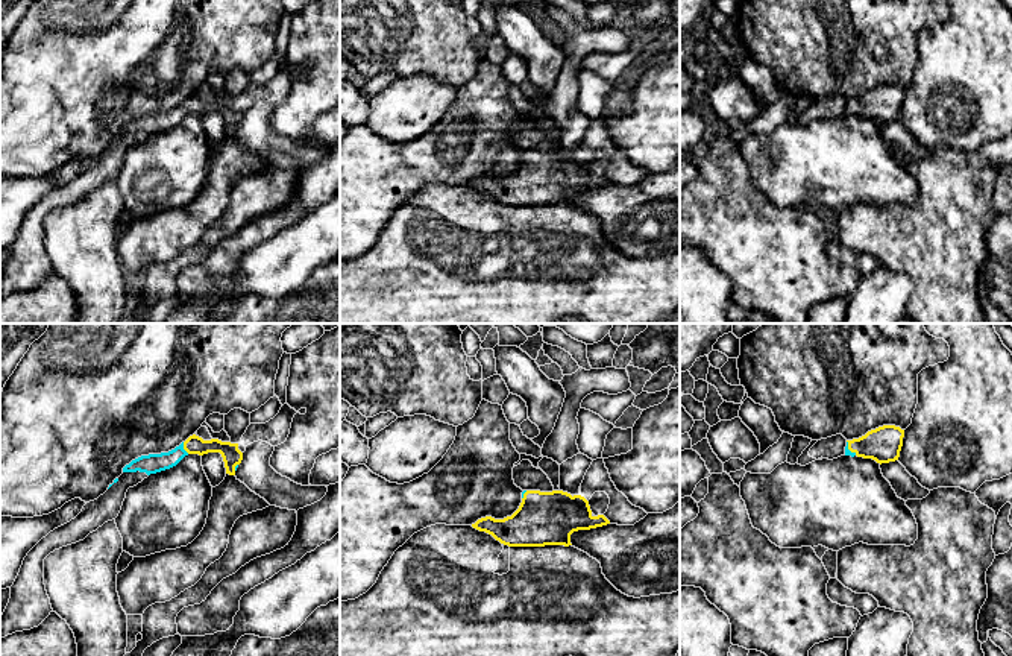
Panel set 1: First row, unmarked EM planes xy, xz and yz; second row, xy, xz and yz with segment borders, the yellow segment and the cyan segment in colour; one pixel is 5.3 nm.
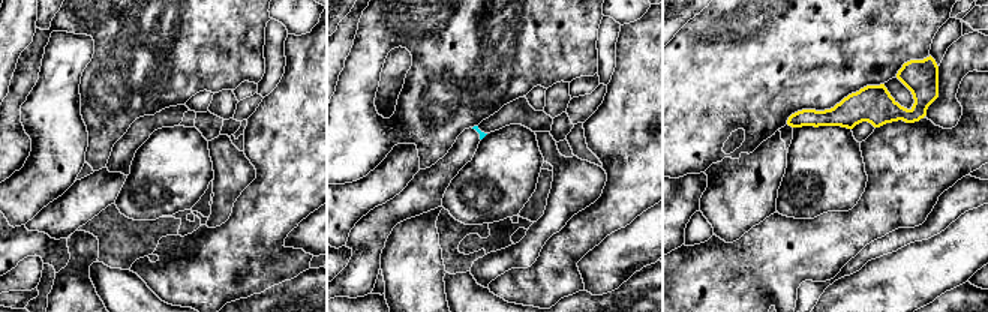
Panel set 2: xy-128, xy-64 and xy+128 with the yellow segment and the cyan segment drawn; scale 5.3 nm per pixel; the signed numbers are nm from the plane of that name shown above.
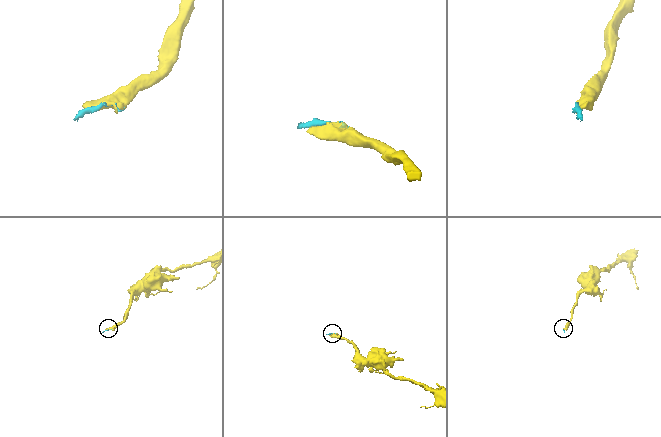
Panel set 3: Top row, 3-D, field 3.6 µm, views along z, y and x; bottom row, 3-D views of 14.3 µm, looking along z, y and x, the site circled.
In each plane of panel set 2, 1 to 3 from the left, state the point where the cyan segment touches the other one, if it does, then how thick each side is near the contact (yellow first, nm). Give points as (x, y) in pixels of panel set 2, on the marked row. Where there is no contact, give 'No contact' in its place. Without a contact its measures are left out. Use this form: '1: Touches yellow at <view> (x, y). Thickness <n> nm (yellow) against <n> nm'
1: No contact
2: No contact
3: No contact

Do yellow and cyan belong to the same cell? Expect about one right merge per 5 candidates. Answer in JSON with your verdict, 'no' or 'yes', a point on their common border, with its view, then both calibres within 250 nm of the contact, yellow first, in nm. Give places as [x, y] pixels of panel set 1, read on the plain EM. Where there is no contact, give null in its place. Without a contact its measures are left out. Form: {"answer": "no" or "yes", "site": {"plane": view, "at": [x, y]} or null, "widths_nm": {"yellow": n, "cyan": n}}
{"answer": "yes", "site": {"plane": "xy", "at": [184, 108]}, "widths_nm": {"yellow": 100, "cyan": 110}}

